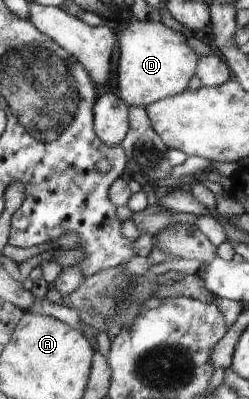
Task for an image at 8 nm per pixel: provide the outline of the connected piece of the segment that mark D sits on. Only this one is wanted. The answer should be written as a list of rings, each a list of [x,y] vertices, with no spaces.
[[[153,19],[126,20],[119,39],[119,66],[117,66],[117,92],[127,106],[152,105],[161,99],[183,92],[195,76],[199,56],[191,49],[188,36]]]

